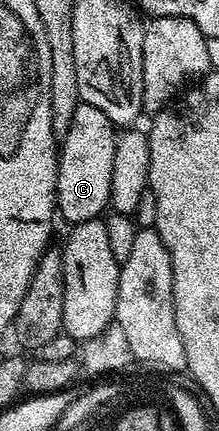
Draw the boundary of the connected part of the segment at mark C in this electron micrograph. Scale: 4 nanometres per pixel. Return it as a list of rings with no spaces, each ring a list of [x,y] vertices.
[[[83,103],[74,111],[74,119],[70,119],[70,127],[59,142],[56,162],[56,208],[69,226],[97,220],[109,208],[110,174],[117,136],[117,126],[105,112]]]

